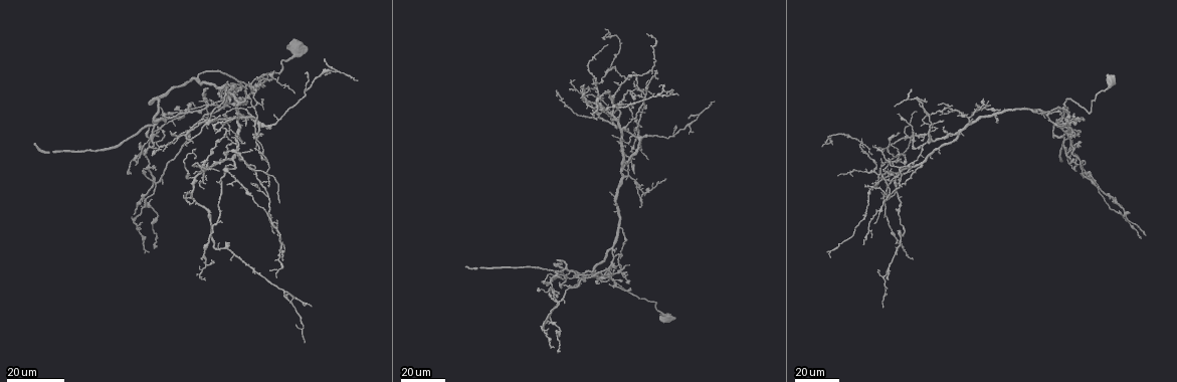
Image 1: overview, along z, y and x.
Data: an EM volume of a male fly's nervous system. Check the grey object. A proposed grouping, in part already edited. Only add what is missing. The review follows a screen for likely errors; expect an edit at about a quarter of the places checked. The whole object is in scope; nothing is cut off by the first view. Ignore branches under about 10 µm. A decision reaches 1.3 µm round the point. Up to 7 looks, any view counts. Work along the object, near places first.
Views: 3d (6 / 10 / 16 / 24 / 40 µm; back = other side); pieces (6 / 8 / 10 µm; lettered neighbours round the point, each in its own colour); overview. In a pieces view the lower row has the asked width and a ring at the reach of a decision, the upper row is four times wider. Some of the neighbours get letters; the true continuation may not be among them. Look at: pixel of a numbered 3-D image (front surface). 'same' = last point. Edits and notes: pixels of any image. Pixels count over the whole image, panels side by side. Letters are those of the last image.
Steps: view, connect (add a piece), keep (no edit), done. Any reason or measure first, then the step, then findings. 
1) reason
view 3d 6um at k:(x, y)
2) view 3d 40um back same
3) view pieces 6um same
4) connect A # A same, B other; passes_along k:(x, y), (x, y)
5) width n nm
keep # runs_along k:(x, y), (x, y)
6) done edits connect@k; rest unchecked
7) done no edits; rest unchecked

an open end
view 3d 24um at 1:(132, 214)

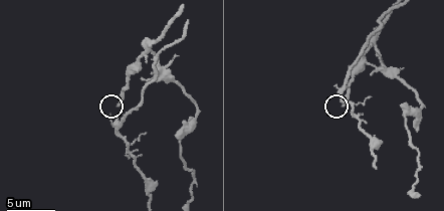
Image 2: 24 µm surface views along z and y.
view 3d 10um at 2:(120, 106)

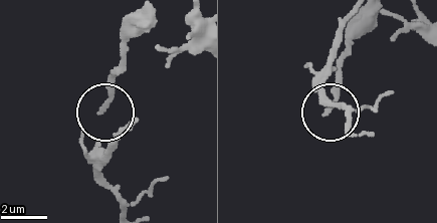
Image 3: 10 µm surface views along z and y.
see the neighbours
view pieces 8um at 3:(327, 111)

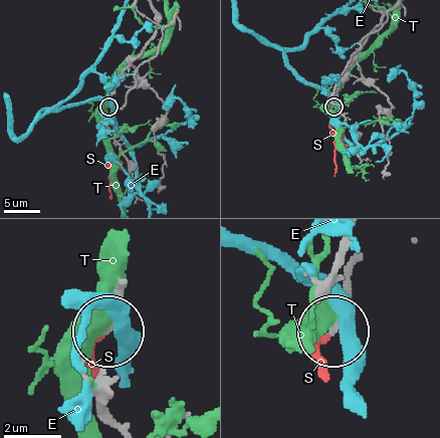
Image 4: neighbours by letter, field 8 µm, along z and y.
connect S # E other, S same, T other; passes_along 4:(352, 268), (349, 304), (320, 346), (320, 365); it goes on there

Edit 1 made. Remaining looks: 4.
an open end
view 3d 24um at 1:(464, 266)

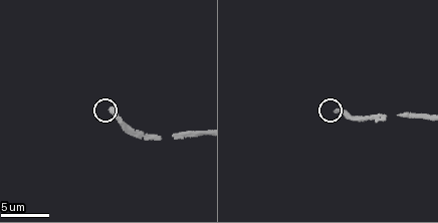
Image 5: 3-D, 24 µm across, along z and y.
view pieces 10um at 5:(111, 110)

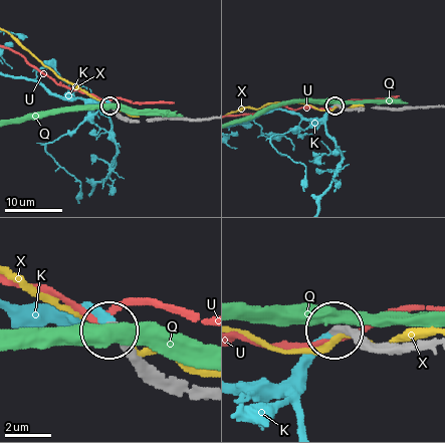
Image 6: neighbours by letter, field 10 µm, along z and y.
connect K # K same, Q other, U other, X other; it goes on there

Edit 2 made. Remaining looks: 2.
done edits connect@4, connect@6; rest unchecked

